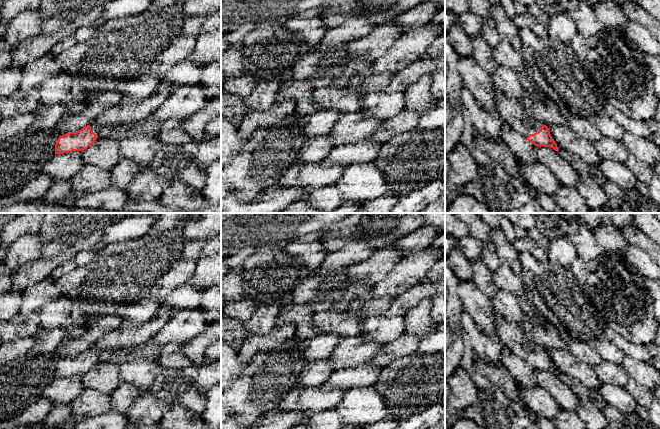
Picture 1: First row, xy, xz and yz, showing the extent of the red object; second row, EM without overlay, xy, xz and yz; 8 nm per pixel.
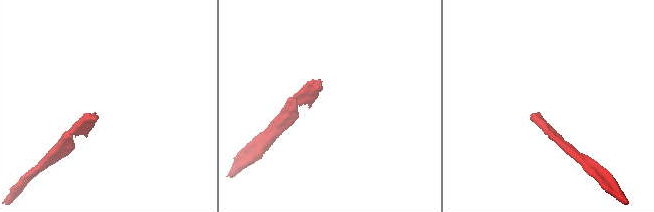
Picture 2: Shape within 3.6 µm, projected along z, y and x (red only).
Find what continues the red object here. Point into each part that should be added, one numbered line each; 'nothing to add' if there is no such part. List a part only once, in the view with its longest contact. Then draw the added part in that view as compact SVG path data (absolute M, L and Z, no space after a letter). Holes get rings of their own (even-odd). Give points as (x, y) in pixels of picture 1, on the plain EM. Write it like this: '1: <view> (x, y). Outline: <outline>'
1: yz (510, 335). Outline: M500 313L496 315L495 325L495 333L501 346L523 361L527 362L529 358L534 358L542 352L542 347L526 337L521 325L506 320Z

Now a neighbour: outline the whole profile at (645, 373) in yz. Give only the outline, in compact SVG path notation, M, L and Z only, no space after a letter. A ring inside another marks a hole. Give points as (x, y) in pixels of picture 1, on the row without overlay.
M625 355L621 367L630 377L648 389L660 388L660 372L651 362Z

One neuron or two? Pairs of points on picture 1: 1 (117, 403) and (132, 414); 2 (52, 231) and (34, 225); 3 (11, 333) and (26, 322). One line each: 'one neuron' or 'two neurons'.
1: two neurons
2: two neurons
3: one neuron

